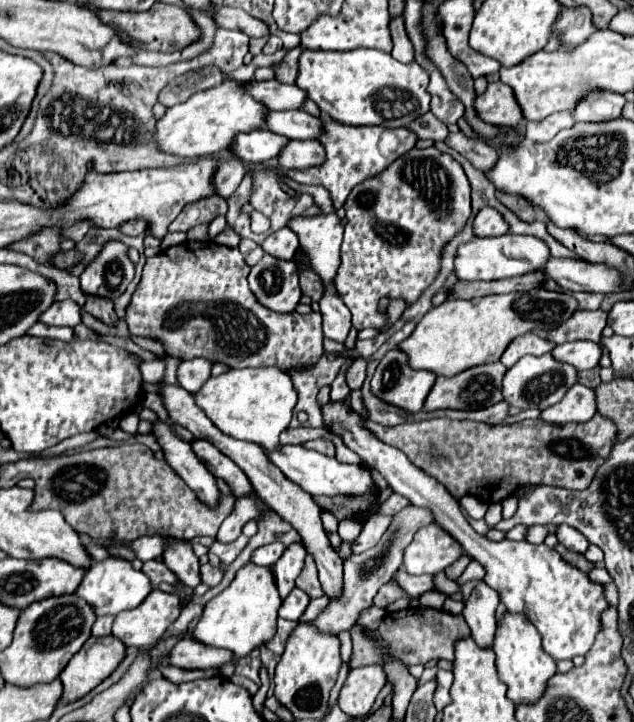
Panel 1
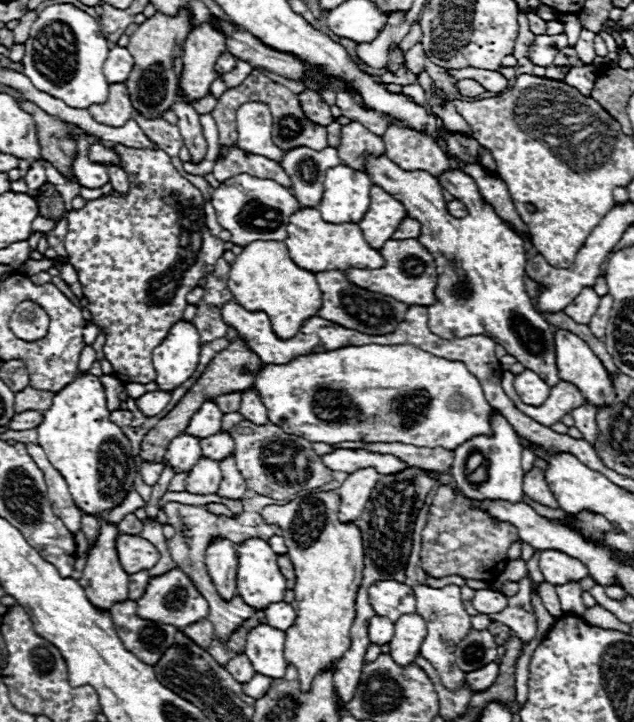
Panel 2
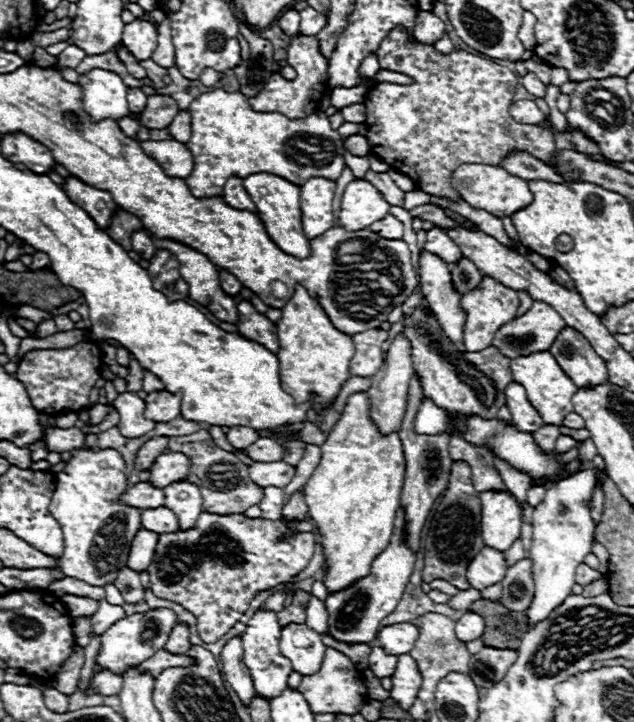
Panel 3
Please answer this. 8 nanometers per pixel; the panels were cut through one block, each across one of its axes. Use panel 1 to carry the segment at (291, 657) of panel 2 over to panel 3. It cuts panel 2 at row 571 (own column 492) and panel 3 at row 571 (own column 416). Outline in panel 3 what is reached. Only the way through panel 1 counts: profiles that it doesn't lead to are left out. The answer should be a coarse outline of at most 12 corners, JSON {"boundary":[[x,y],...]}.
{"boundary":[[352,394],[302,488],[328,592],[388,546],[406,460]]}

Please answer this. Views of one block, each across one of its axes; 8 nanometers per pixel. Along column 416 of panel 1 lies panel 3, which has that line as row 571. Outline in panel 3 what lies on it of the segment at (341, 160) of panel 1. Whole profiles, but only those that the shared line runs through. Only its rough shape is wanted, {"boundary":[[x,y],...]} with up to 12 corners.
{"boundary":[[142,528],[132,540],[128,568],[146,570],[158,534]]}

